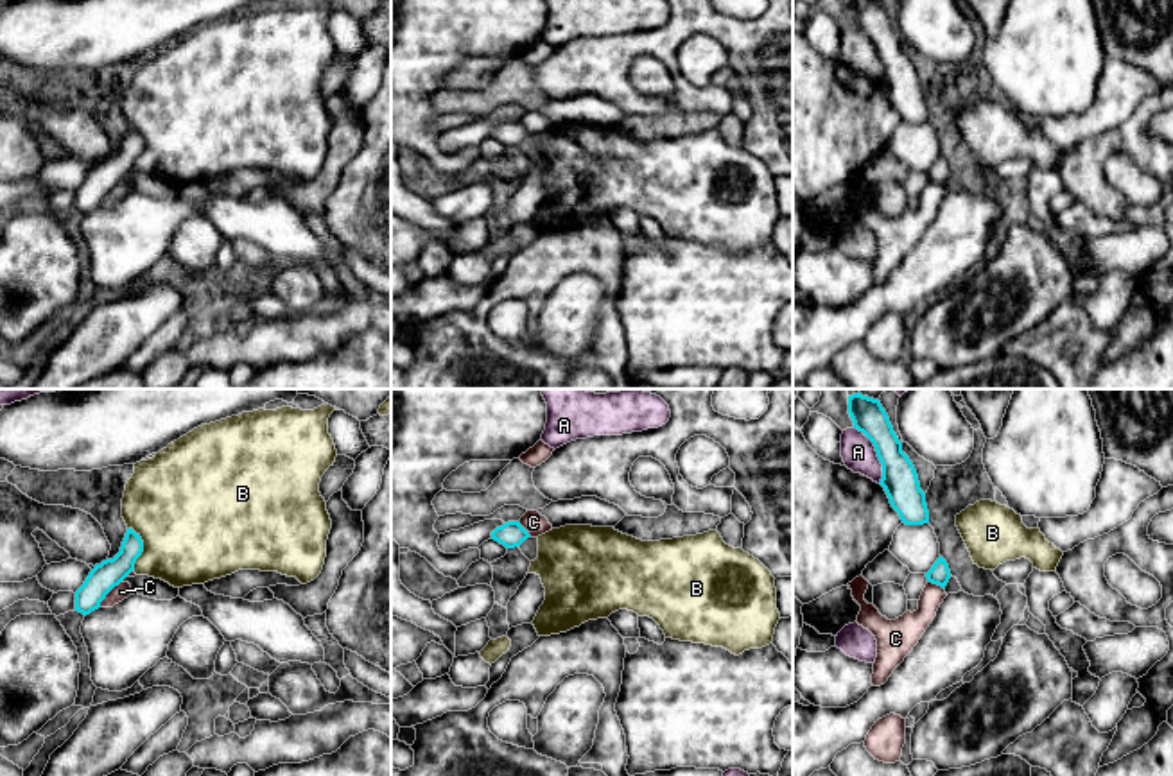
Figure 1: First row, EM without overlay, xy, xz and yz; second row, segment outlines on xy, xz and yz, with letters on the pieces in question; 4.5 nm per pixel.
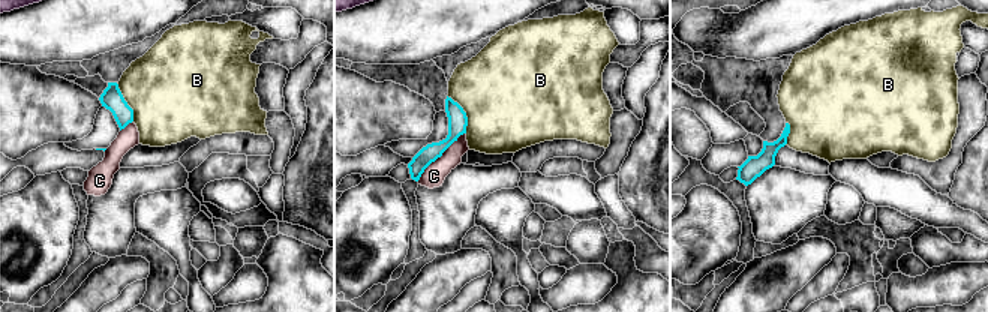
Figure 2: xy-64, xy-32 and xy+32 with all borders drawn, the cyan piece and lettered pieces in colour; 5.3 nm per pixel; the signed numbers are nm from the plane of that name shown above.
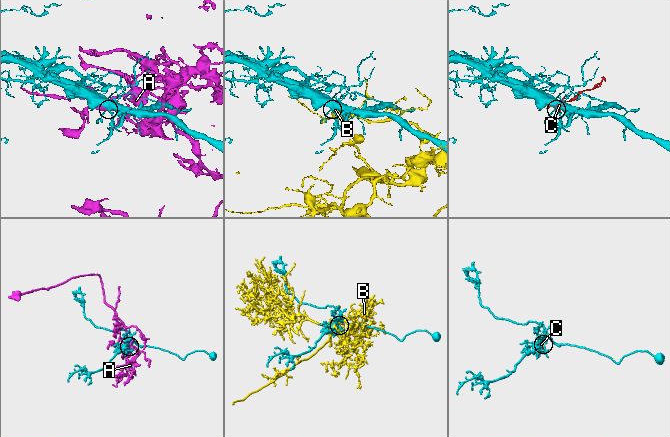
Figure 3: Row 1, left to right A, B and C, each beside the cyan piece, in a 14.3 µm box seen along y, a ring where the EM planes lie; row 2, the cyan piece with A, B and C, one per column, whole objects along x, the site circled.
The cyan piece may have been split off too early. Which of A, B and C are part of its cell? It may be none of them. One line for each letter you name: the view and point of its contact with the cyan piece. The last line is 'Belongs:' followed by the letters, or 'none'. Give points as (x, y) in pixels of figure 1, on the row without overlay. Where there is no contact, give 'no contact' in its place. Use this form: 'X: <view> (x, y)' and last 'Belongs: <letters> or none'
Belongs: none

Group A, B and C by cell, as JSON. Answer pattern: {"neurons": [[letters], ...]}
{"neurons": [["A"], ["B"], ["C"]]}

